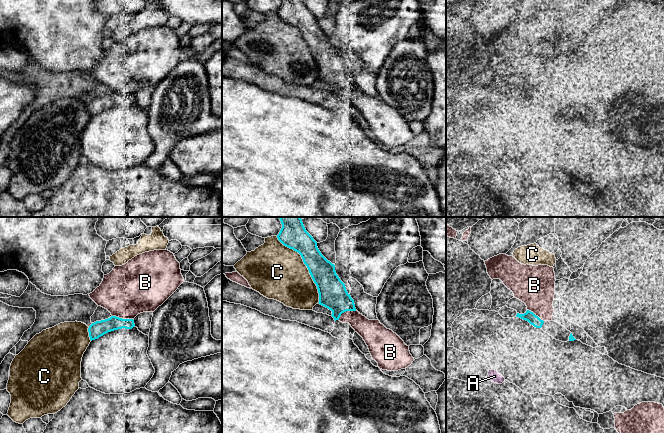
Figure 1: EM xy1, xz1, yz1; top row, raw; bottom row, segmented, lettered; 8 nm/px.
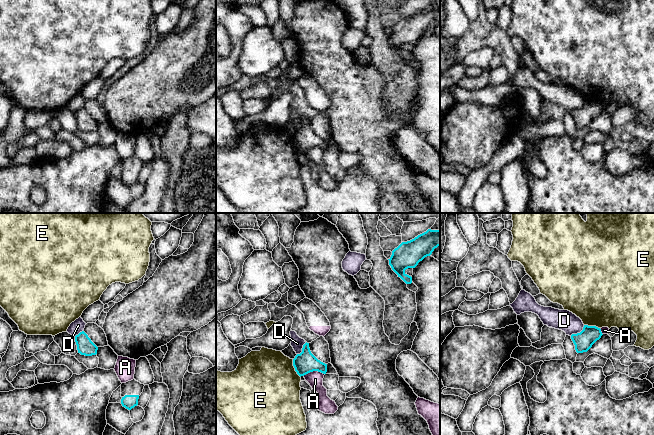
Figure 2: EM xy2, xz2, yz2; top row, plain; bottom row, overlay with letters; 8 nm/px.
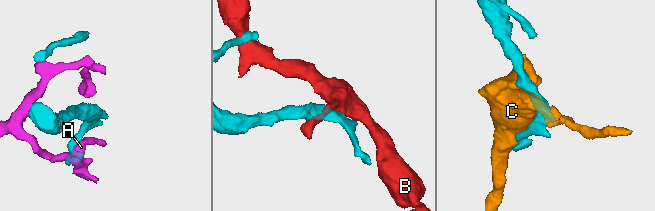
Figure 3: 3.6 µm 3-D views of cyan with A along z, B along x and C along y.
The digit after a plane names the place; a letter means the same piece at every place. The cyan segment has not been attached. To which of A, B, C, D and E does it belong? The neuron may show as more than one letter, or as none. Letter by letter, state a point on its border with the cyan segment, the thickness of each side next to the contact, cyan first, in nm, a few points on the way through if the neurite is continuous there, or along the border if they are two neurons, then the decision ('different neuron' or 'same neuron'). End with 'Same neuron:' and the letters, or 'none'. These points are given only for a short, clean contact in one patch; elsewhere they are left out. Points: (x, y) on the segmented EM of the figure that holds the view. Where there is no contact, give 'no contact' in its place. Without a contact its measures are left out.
A: contact xz2 (313, 370); calibres 170 and 120 nm; different neuron
B: contact xy1 (121, 318); calibres 130 and 420 nm; different neuron
C: contact xz1 (306, 265); calibres 200 and 440 nm; different neuron
D: contact yz2 (578, 333); calibres 160 and 170 nm; border yz2 (584, 325), (579, 332), (570, 335); different neuron
E: contact xz2 (294, 367); calibres 170 and 500 nm; border xz2 (292, 359), (294, 370), (300, 377); different neuron
Same neuron: none

